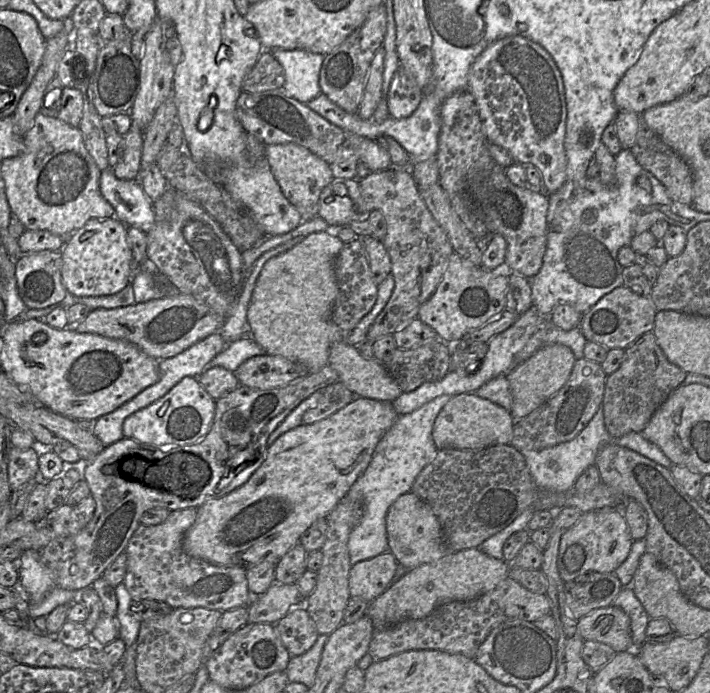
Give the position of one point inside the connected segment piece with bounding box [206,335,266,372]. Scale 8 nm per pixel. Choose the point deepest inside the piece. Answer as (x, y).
(237, 352)

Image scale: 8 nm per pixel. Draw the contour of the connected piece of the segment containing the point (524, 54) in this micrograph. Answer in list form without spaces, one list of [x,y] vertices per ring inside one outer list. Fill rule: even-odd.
[[[521,35],[507,36],[498,39],[484,49],[472,63],[469,72],[468,90],[475,99],[483,129],[489,143],[493,143],[505,148],[511,154],[514,162],[521,164],[529,163],[534,165],[541,172],[542,188],[546,194],[550,195],[559,190],[564,184],[566,177],[566,154],[564,148],[564,139],[566,133],[567,106],[562,75],[552,56],[540,44]],[[543,154],[549,157],[548,163],[544,163],[542,161],[541,156]]]

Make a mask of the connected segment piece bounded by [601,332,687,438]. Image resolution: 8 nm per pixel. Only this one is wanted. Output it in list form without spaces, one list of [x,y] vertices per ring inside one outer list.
[[[653,332],[643,334],[624,350],[621,365],[606,377],[601,403],[605,427],[615,438],[630,432],[641,433],[669,395],[683,384],[687,375],[667,359]]]

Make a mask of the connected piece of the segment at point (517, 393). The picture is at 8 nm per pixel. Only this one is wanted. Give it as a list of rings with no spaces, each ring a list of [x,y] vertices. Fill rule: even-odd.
[[[550,344],[537,350],[531,357],[514,366],[506,375],[512,395],[510,413],[515,420],[520,420],[545,403],[568,380],[575,356],[570,348],[562,344]]]

